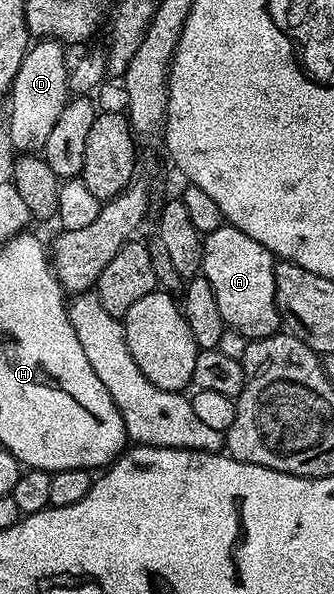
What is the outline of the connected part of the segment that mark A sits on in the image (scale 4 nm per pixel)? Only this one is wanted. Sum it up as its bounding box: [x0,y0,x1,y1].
[201,225,281,340]

